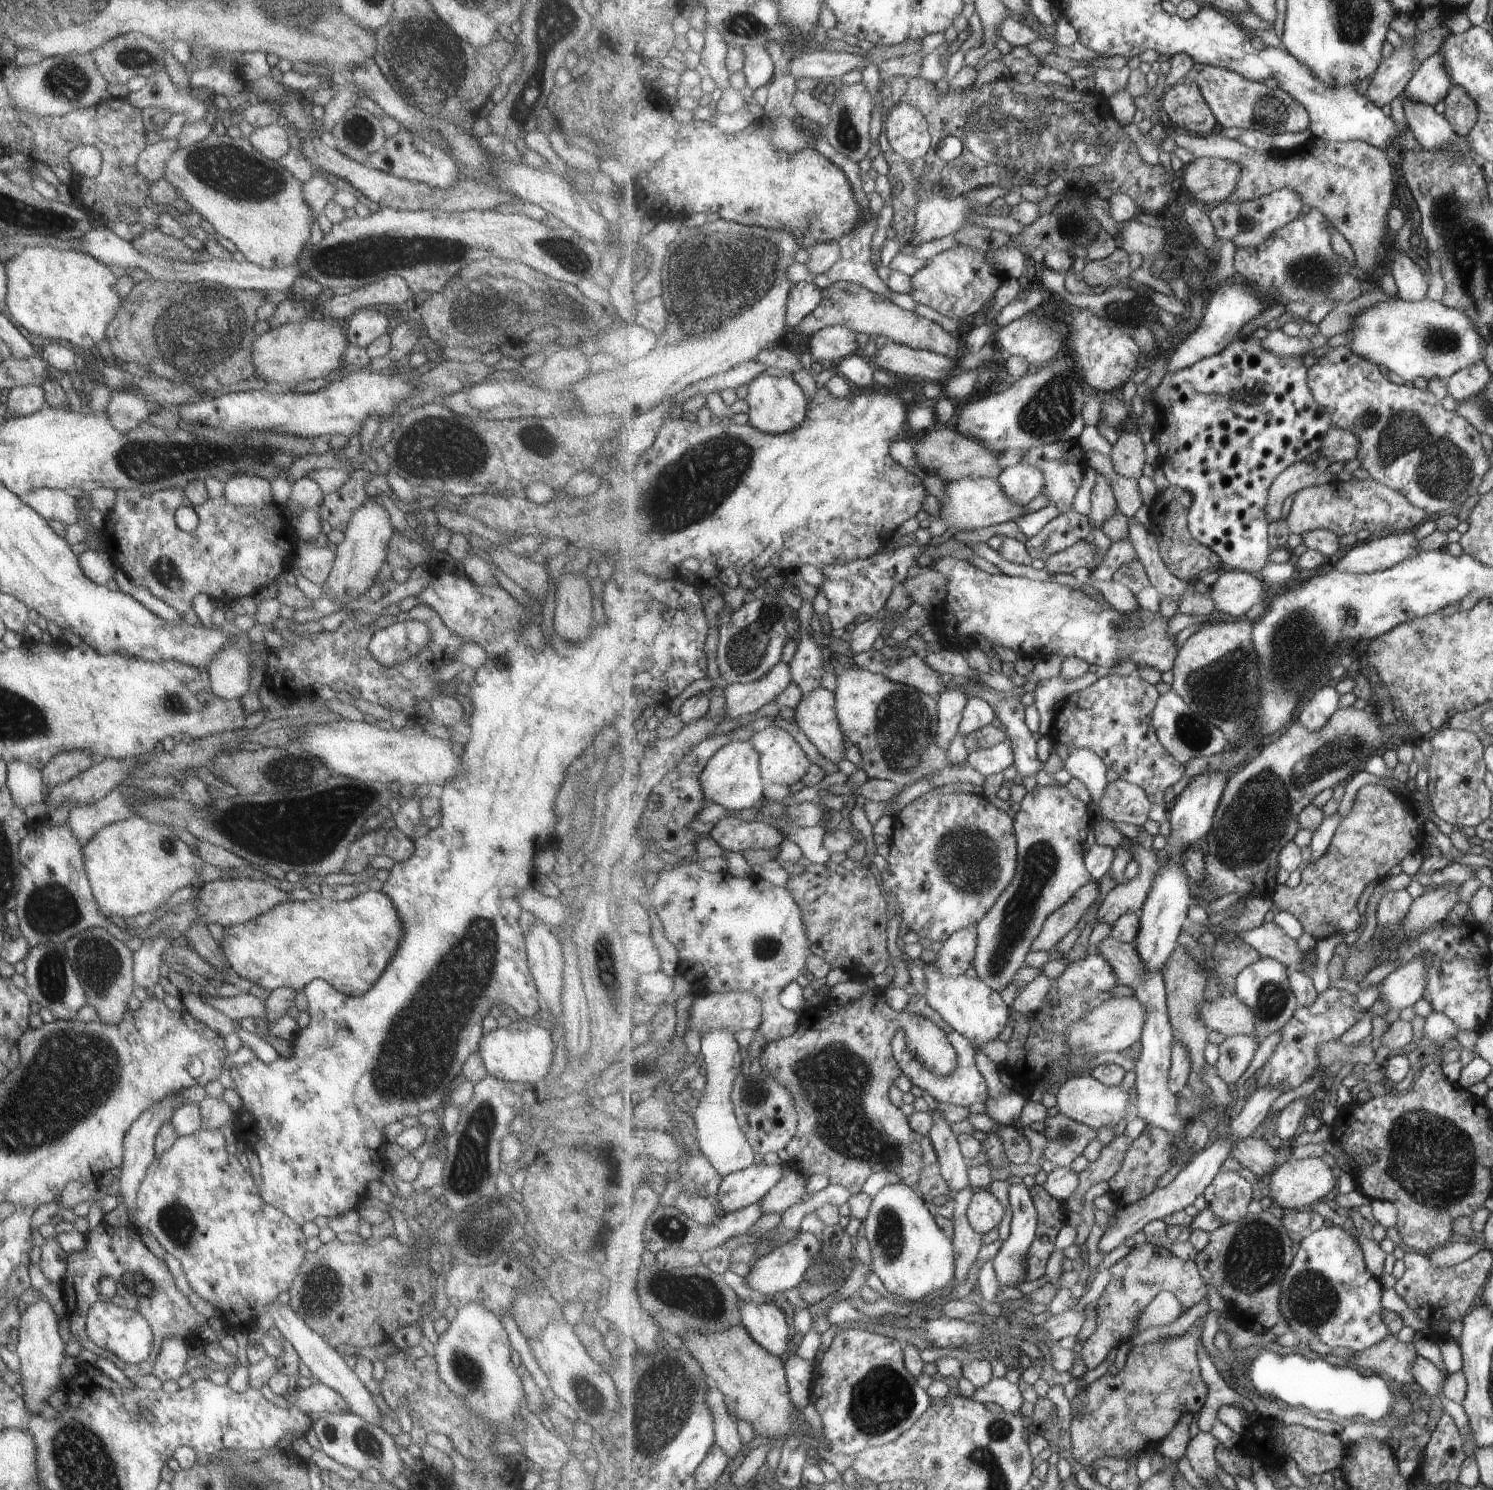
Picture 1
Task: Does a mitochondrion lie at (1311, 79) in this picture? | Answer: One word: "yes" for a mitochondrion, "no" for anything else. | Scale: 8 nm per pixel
no

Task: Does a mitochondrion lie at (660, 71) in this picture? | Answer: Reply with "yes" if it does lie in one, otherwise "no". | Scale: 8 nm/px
no

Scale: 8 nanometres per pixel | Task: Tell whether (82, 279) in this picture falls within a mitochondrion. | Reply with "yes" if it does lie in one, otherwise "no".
no

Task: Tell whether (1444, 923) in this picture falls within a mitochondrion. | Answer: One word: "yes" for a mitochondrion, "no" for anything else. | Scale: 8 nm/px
no

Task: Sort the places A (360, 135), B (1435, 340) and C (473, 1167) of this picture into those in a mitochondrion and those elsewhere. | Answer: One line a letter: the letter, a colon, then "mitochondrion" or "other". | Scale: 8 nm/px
A: mitochondrion
B: mitochondrion
C: mitochondrion

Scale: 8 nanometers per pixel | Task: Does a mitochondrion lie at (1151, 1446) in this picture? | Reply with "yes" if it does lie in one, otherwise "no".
no

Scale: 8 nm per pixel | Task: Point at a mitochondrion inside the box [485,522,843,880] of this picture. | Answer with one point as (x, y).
(746, 650)

